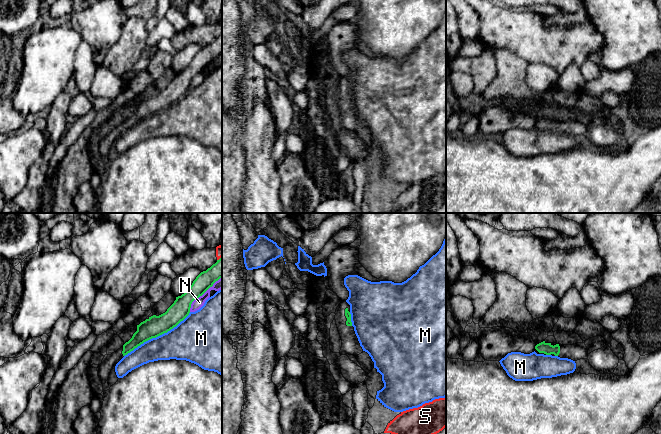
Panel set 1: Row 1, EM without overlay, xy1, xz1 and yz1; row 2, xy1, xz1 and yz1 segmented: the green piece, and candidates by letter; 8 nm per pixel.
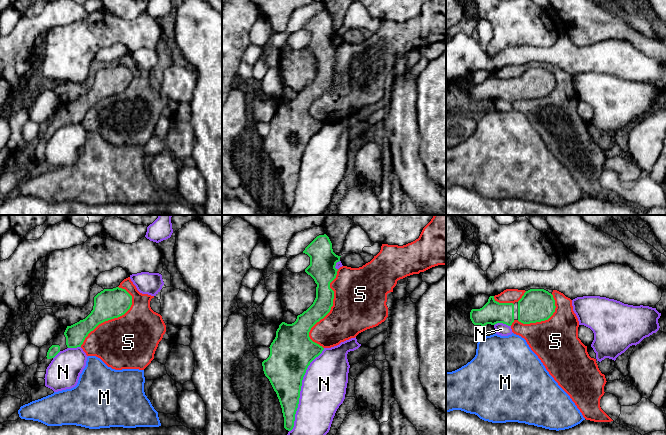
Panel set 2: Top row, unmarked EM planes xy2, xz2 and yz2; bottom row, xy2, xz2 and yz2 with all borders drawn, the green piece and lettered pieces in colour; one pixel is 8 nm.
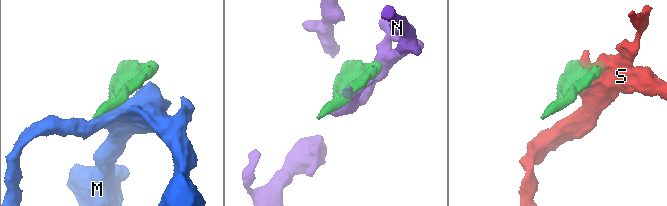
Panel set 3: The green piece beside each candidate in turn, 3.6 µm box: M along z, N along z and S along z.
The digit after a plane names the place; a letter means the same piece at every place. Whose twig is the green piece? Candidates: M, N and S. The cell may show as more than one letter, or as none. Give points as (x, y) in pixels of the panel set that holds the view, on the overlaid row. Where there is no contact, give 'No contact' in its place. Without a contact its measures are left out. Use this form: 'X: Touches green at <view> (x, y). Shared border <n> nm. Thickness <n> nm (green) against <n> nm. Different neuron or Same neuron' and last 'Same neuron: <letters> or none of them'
M: Touches green at xy1 (157, 336). Shared border 650 nm. Thickness 160 nm (green) against 300 nm. Different neuron
N: Touches green at xz2 (300, 390). Shared border 750 nm. Thickness 320 nm (green) against 360 nm. Different neuron
S: Touches green at xz2 (329, 311). Shared border 650 nm. Thickness 150 nm (green) against 420 nm. Different neuron
Same neuron: none of them

